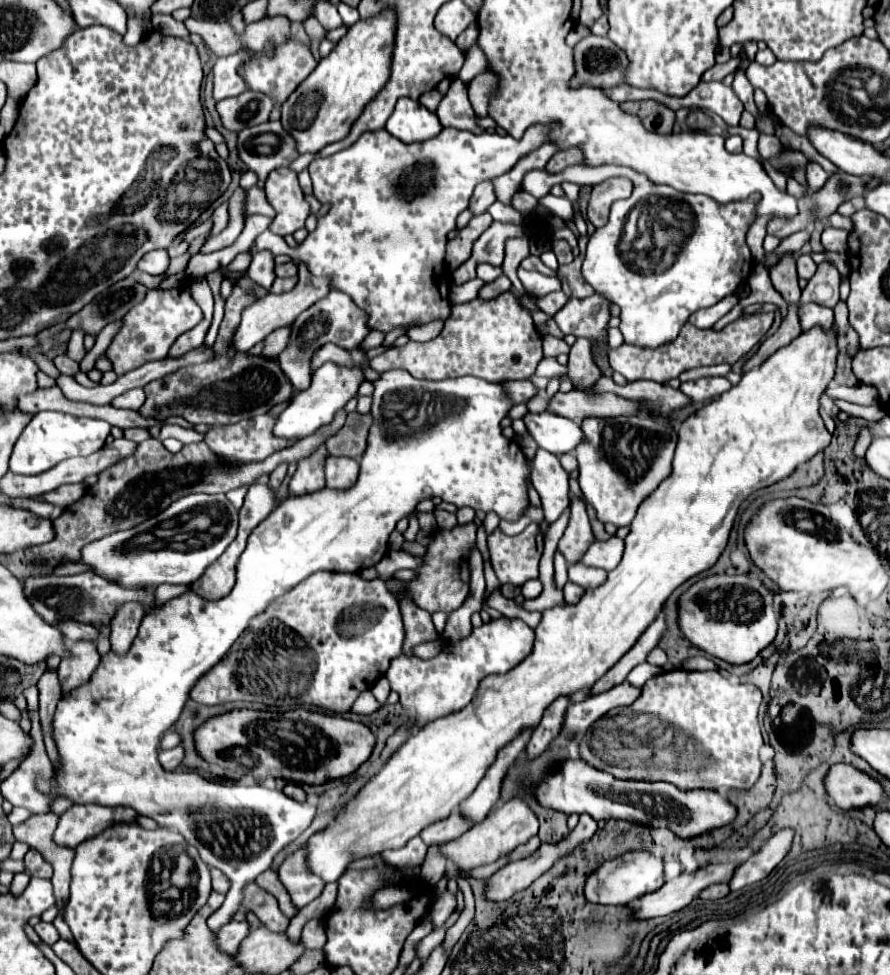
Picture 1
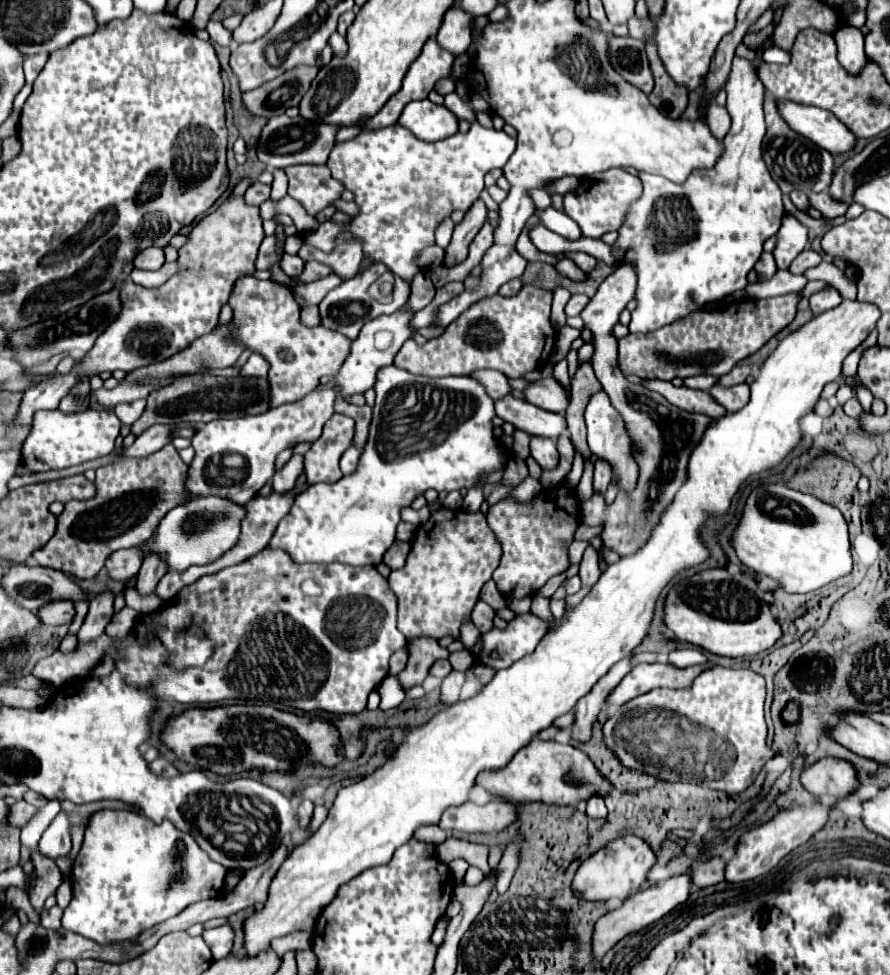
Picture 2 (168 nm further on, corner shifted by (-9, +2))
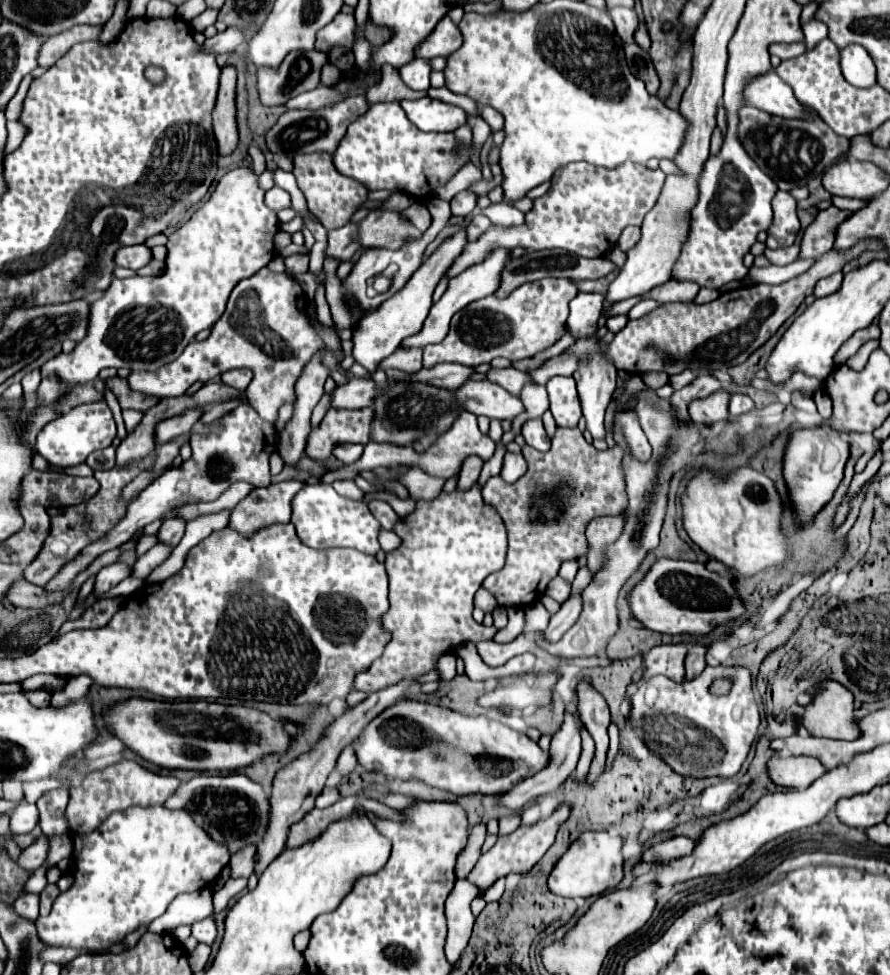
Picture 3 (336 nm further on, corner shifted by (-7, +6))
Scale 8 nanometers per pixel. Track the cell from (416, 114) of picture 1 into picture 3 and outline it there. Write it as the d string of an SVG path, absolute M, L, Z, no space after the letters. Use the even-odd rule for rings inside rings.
M423 97L415 101L401 101L401 107L407 119L421 131L435 131L435 133L453 133L467 121L467 113L461 107Z

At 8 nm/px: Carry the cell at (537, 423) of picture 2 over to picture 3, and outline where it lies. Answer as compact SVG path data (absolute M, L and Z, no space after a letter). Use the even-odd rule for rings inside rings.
M465 381L461 389L455 389L457 397L465 405L465 411L473 415L485 415L489 419L513 419L523 411L519 397L507 393L503 387L489 381Z

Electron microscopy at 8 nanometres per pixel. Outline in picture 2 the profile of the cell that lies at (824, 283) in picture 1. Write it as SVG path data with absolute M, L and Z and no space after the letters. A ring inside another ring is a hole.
M737 365L737 367L733 367L731 373L723 375L719 379L719 383L721 385L737 385L737 383L743 383L751 375L751 369L753 369L753 365Z

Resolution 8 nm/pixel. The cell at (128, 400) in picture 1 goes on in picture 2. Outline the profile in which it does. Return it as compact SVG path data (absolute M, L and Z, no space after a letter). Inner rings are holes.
M139 399L139 401L117 405L115 407L115 415L121 419L121 423L133 425L133 421L143 413L143 409L145 409L145 399Z

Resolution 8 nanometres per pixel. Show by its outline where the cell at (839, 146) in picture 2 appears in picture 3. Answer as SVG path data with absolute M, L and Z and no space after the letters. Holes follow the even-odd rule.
M773 71L747 81L745 103L777 117L805 117L805 107L795 99L789 85L785 85Z

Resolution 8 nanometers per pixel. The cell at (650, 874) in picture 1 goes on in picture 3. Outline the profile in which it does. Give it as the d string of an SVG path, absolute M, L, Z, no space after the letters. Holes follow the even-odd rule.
M585 831L569 849L563 853L563 857L553 867L553 873L547 879L547 887L551 893L559 897L593 897L601 895L607 889L613 889L621 877L623 877L623 855L621 855L623 839L615 833L597 833L597 831Z

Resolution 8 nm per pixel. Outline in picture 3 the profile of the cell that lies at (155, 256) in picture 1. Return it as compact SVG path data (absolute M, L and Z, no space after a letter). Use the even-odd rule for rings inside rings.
M131 245L131 247L125 247L125 249L119 249L117 251L117 257L115 257L115 263L119 267L129 267L129 269L141 269L149 263L151 259L151 249L145 247L145 245Z

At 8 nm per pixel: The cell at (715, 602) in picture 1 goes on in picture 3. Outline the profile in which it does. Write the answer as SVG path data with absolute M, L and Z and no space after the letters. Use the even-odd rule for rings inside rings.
M659 559L627 595L633 617L651 631L659 633L709 633L717 623L745 615L735 587L729 579L719 577L697 561Z

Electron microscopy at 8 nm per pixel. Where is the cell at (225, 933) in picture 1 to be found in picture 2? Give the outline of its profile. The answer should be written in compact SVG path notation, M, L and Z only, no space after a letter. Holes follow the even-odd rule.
M221 925L221 927L215 927L215 929L207 929L203 933L203 939L211 947L215 959L227 957L231 953L233 937L235 937L235 933L233 933L231 925Z

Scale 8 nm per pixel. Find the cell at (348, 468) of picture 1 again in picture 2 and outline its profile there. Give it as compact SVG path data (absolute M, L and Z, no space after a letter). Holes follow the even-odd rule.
M349 447L343 457L341 457L341 471L343 475L349 475L349 473L355 473L357 465L359 465L359 457L361 457L361 451L355 449L355 447Z

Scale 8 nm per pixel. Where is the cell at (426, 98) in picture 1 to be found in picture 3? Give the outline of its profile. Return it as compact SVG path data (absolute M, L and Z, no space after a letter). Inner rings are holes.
M383 65L383 79L377 87L371 87L367 91L367 99L371 103L381 103L381 101L403 101L403 99L419 99L427 96L427 91L414 91L409 89L405 83L401 83L401 75L397 67Z

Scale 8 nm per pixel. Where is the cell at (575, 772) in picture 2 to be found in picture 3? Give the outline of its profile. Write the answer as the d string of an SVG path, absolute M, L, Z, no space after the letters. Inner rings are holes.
M401 699L363 729L353 741L353 749L363 769L379 771L389 779L417 779L455 795L507 793L525 777L541 771L549 755L525 733L505 727L499 712L493 711L491 717L470 716L431 703Z

